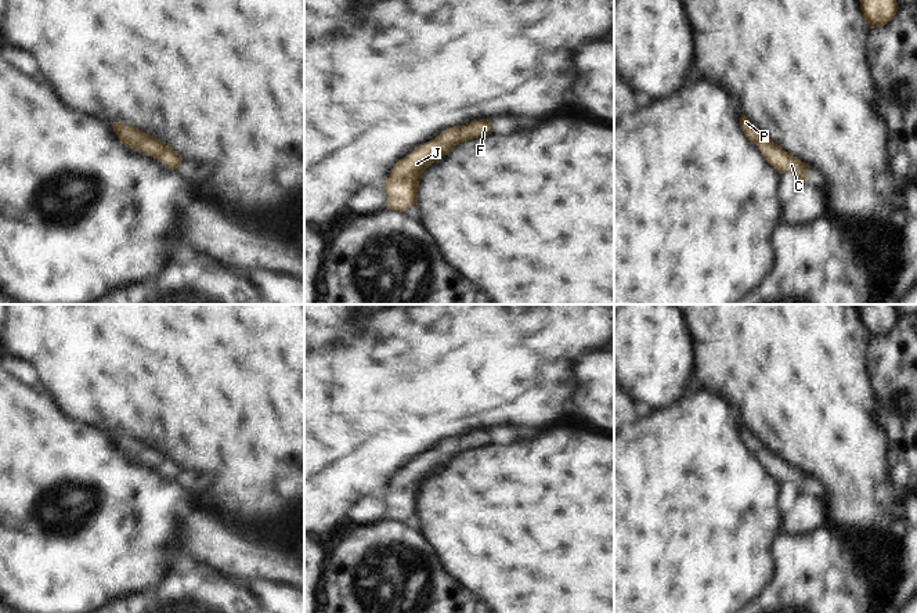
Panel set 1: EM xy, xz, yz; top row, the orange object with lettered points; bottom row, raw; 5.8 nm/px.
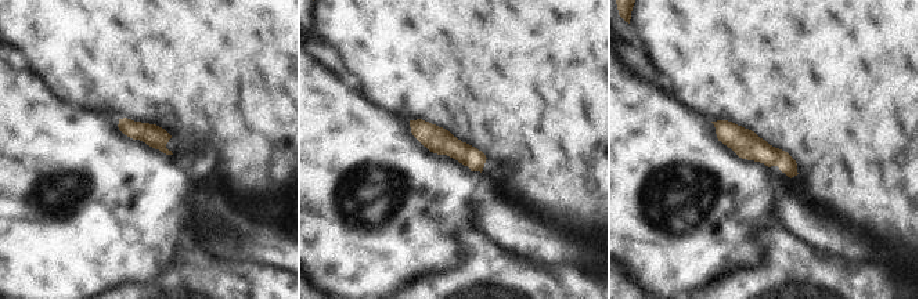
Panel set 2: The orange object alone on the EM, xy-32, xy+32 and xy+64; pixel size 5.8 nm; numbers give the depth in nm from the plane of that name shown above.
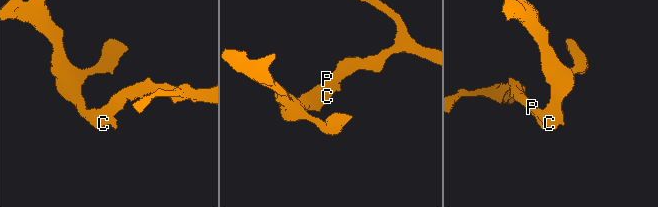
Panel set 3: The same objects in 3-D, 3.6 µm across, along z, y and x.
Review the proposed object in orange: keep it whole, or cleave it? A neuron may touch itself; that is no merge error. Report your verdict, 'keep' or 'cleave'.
keep

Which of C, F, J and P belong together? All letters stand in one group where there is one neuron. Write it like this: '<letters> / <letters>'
C F J P

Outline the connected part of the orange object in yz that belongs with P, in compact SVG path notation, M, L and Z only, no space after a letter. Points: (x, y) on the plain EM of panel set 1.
M741 425L740 434L745 447L758 457L770 476L779 483L793 483L798 490L806 493L808 479L811 477L808 473L799 470L797 466L775 454L768 446L762 444L745 425Z

